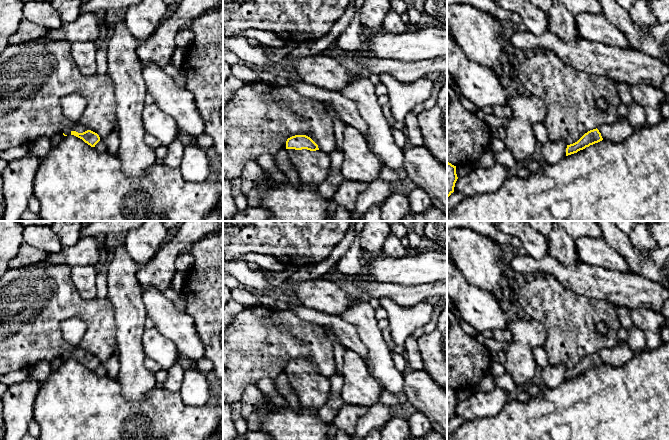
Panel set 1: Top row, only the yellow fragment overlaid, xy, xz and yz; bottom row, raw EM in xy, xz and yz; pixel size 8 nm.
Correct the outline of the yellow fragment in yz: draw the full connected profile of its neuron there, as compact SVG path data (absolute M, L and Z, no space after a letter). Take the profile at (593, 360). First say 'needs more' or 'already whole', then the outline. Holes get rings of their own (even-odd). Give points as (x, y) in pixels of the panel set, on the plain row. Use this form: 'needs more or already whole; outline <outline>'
needs more; outline M618 339L617 344L613 348L603 348L585 357L577 366L567 369L566 380L577 377L603 363L612 367L623 366L635 354L628 343L624 343Z

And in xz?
needs more; outline M295 359L287 363L286 373L303 407L320 409L328 402L330 394L329 378L322 376L318 369L306 359Z

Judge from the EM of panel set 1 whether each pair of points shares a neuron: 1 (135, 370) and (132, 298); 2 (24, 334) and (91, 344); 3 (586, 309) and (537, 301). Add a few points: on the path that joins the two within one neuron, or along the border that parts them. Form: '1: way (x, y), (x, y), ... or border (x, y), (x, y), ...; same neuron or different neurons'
1: way (132, 352), (132, 316); same neuron
2: way (46, 312), (80, 311), (91, 322); same neuron
3: way (574, 309), (558, 309), (549, 302); same neuron

